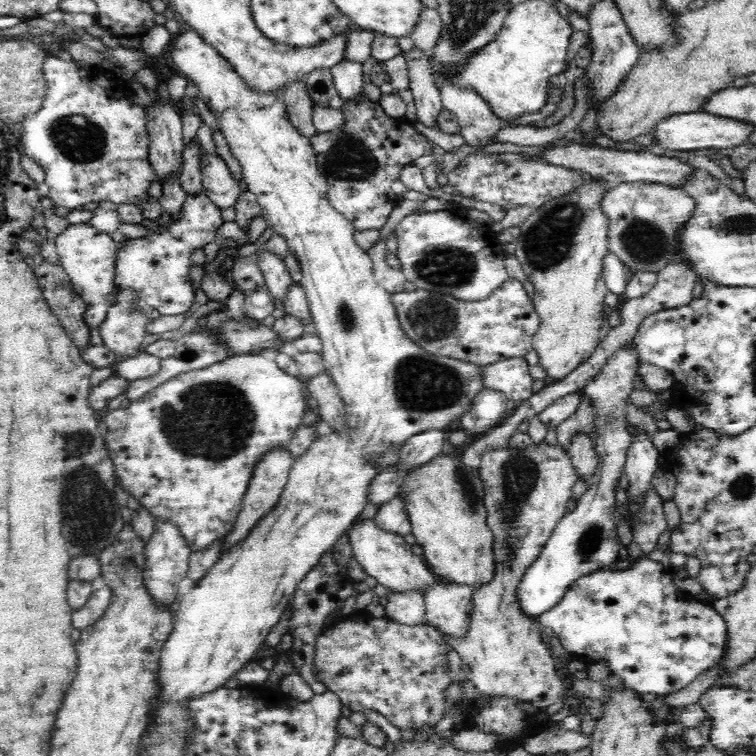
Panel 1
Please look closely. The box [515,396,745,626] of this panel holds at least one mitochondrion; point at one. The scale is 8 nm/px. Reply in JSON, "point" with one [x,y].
{"point":[594,535]}

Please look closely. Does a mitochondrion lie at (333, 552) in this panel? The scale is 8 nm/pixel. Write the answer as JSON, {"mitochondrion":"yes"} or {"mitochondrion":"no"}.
{"mitochondrion":"no"}

